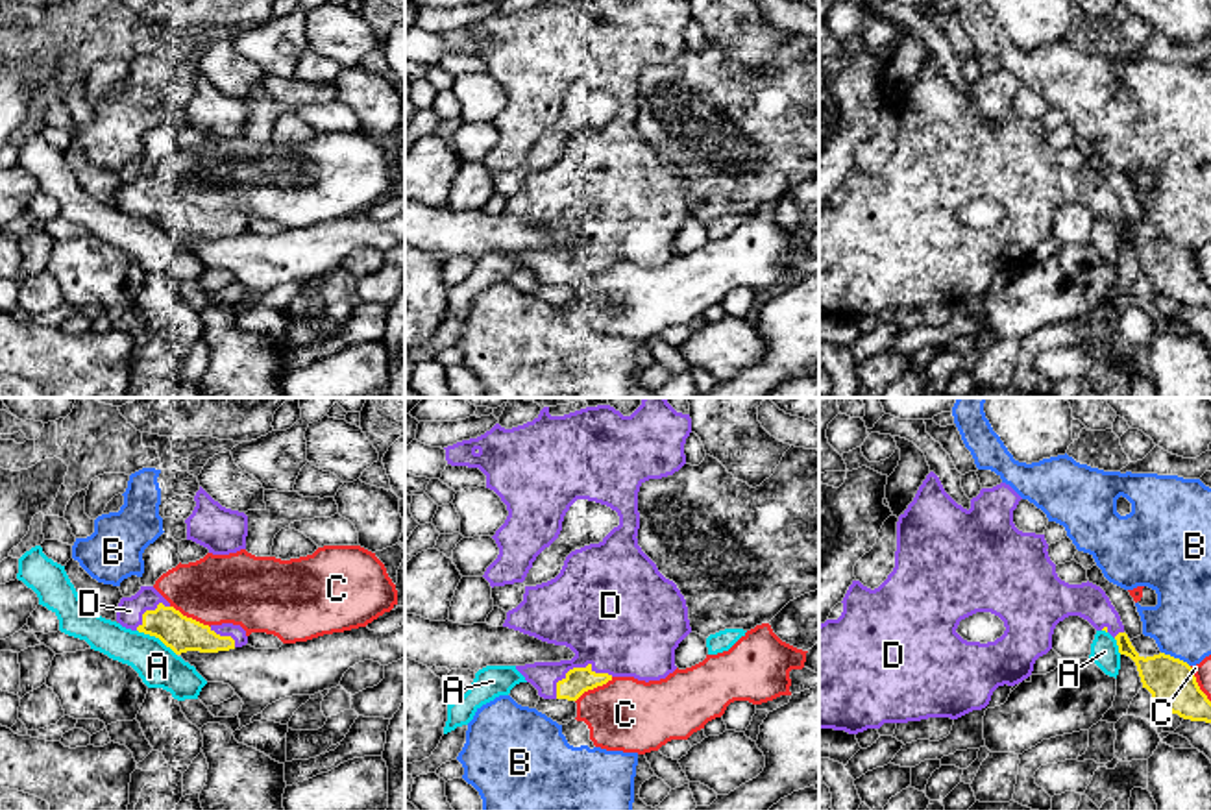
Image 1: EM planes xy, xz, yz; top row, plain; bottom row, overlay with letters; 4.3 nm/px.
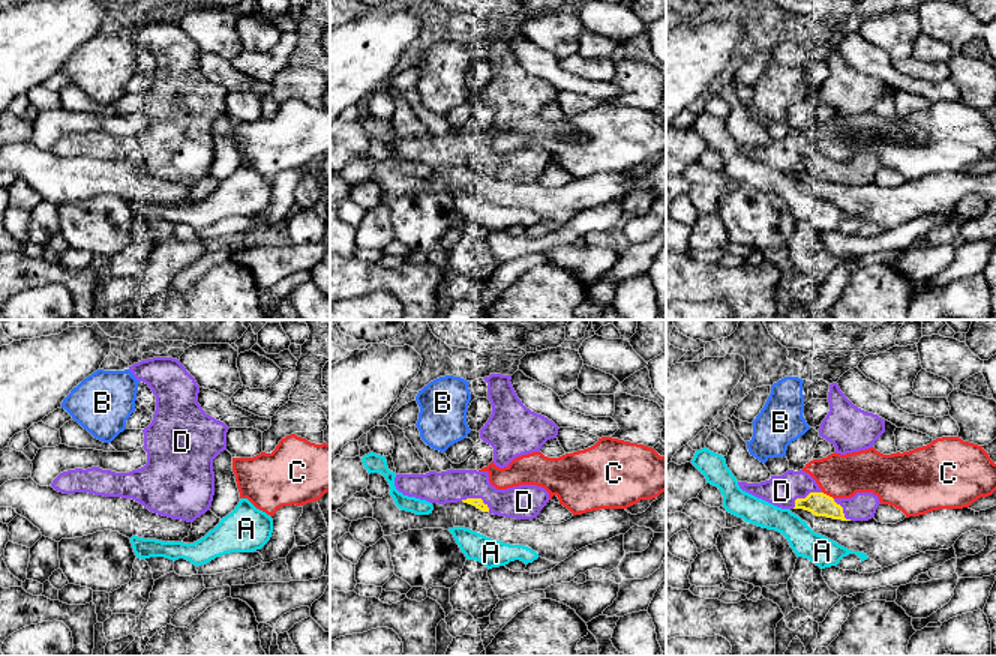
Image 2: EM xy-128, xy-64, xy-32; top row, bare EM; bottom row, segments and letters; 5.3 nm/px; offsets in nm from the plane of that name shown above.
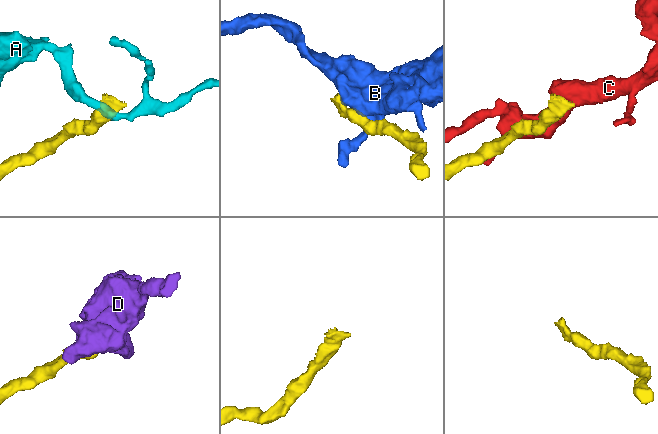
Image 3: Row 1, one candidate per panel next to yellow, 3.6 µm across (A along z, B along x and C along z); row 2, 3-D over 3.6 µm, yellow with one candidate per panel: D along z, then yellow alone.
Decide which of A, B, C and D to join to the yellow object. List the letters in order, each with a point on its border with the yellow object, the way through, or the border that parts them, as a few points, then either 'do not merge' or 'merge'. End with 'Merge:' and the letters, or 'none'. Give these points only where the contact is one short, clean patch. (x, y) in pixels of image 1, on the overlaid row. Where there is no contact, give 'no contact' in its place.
A: xy (158, 637) | do not merge
B: yz (1176, 659) | do not merge
C: xy (191, 618) | do not merge
D: xz (577, 668) | merge
Merge: D

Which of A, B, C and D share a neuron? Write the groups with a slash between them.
A / B / C / D

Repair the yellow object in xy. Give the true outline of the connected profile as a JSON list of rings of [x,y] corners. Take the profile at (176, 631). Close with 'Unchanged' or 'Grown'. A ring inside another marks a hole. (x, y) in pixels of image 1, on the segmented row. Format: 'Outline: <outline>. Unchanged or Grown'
Outline: [[[141,586],[131,597],[122,597],[116,621],[131,631],[159,638],[176,655],[187,651],[218,653],[248,644],[240,625],[203,625],[176,610],[153,586]]]. Grown

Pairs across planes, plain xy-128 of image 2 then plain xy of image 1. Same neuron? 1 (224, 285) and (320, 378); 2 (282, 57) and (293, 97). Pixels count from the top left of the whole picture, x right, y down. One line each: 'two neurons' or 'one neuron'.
1: two neurons
2: one neuron

